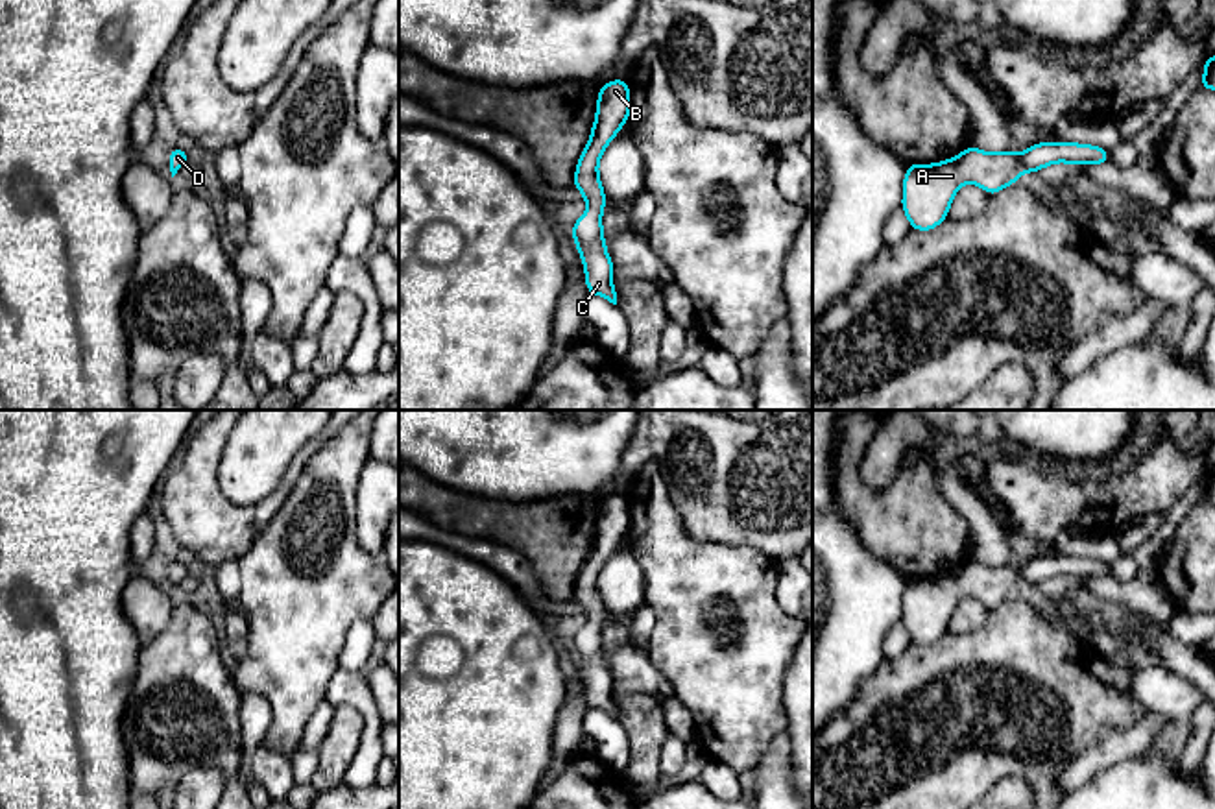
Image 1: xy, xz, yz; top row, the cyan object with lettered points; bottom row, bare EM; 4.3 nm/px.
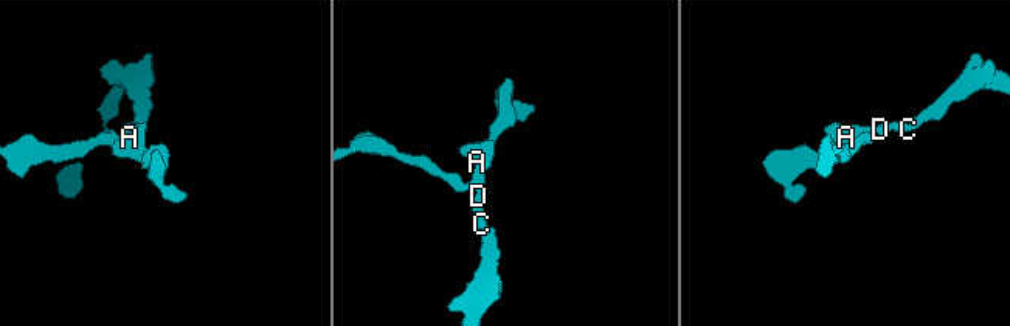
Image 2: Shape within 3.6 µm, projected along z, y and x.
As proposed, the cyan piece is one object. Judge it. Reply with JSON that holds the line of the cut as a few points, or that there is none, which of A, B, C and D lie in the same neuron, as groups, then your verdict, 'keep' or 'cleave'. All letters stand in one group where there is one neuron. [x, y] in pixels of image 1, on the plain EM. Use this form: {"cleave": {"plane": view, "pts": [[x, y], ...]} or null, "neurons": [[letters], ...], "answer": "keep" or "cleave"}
{"cleave": null, "neurons": [["A", "B", "C", "D"]], "answer": "keep"}

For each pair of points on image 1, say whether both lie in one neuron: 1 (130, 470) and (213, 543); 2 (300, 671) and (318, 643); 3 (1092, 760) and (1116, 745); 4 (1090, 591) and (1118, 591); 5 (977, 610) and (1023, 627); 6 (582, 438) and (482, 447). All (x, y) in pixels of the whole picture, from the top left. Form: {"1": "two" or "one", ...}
{"1": "two", "2": "one", "3": "one", "4": "one", "5": "two", "6": "one"}

